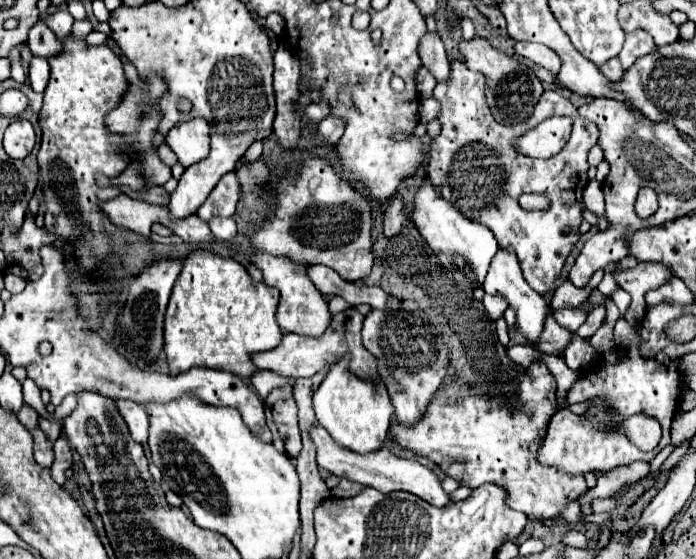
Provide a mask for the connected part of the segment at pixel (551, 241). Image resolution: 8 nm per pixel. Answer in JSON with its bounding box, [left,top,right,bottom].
[426,60,598,294]

